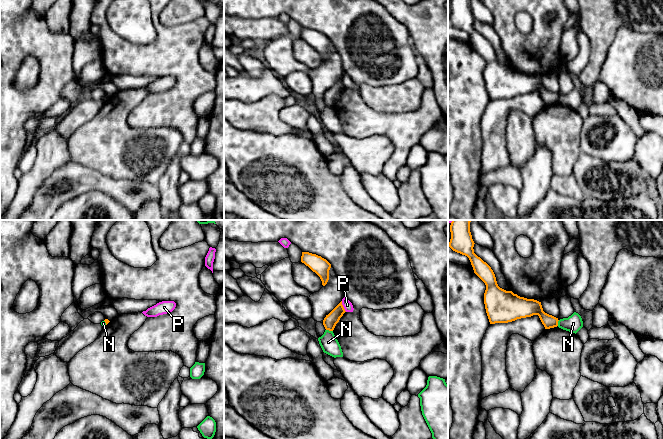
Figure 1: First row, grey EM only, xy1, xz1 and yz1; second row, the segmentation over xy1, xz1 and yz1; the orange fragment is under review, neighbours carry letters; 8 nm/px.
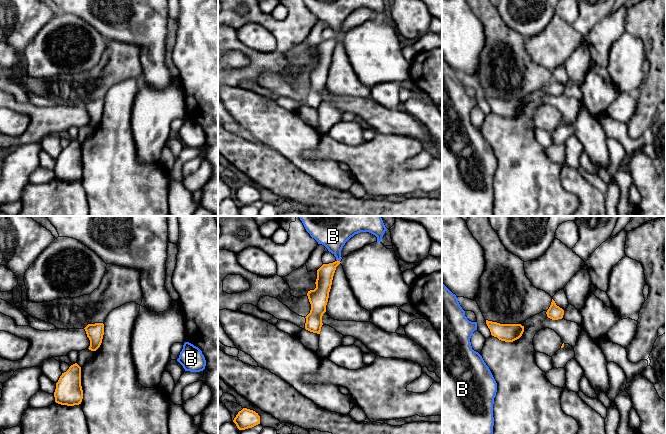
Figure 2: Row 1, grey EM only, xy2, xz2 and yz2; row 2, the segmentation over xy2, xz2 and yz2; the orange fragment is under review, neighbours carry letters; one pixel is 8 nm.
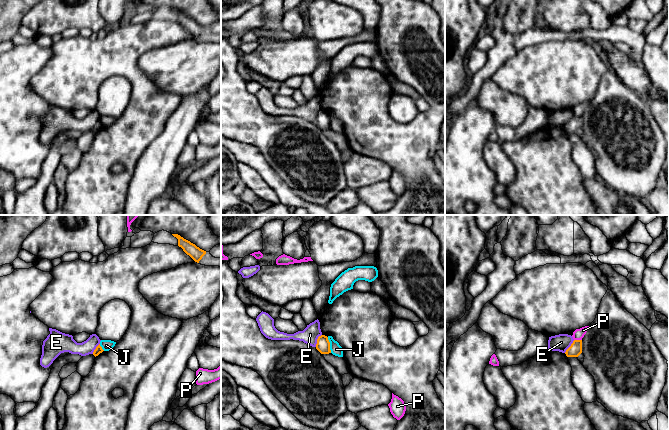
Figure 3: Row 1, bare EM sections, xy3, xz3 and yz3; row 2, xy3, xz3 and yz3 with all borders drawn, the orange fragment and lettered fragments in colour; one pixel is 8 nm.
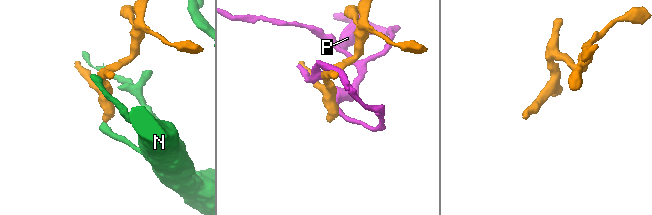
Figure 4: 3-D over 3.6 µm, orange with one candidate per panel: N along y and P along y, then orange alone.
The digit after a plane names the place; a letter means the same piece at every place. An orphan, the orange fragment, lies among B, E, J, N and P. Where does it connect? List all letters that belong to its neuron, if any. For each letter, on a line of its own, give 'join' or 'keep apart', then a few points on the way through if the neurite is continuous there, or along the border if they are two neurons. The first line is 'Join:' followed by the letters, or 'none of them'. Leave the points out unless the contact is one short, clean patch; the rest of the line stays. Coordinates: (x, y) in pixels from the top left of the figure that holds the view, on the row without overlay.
Join: B
B: join | across xz2 (325, 49), (337, 36), (333, 12)
E: keep apart | along xz3 (321, 110), (315, 122)
J: keep apart | along xz3 (327, 113), (331, 128)
N: keep apart | along xz1 (326, 105), (332, 107)
P: keep apart

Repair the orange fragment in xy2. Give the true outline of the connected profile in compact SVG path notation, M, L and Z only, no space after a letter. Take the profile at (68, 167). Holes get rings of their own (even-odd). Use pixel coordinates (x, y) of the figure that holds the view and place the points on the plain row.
M75 139L62 149L54 168L55 178L61 181L79 181L83 175L81 143Z

